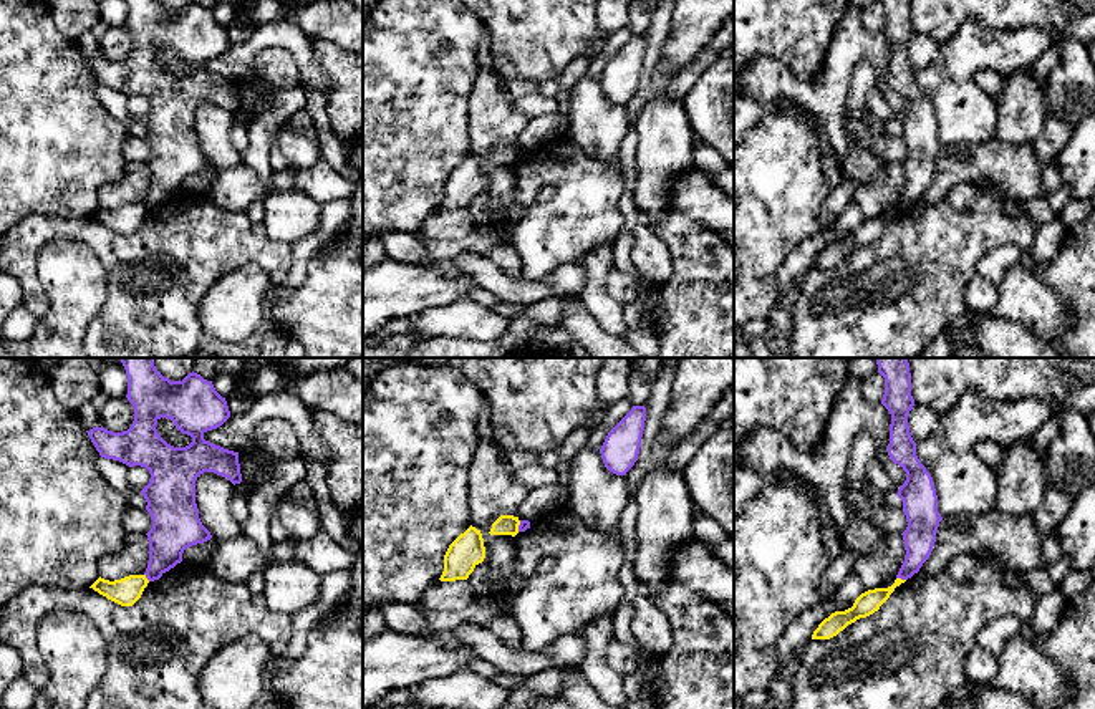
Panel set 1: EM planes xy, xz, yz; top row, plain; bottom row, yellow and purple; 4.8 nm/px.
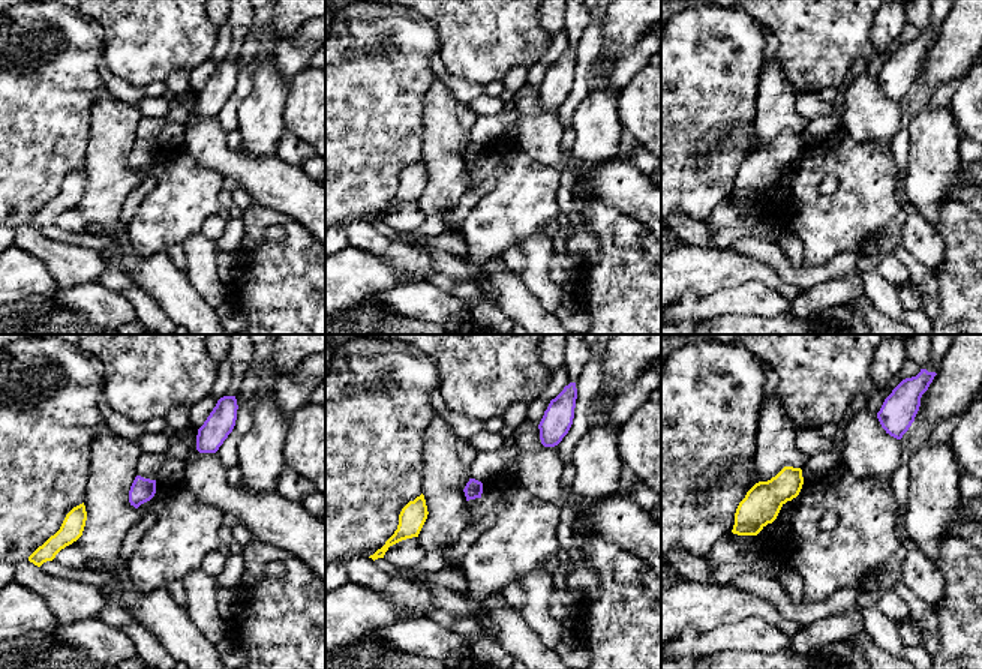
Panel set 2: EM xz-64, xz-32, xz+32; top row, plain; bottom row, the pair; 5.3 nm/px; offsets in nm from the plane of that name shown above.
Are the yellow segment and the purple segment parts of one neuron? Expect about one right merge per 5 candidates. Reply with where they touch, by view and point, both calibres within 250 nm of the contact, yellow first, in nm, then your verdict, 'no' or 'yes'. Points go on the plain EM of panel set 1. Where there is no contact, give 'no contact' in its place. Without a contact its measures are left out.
meets yellow in yz at (900, 207); 110 nm thick on the yellow side, 160 nm on the other; no

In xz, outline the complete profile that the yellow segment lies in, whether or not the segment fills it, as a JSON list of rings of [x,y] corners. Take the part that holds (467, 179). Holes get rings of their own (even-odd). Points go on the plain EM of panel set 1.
[[[469,156],[447,177],[441,210],[467,209],[474,197],[485,187],[480,159]]]

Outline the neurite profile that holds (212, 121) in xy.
[[[204,101],[195,109],[199,147],[217,171],[234,169],[244,162],[230,141],[234,121],[234,113],[214,101]]]

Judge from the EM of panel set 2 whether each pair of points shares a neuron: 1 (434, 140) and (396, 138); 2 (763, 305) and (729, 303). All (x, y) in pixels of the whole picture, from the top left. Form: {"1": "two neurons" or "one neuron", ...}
{"1": "two neurons", "2": "one neuron"}

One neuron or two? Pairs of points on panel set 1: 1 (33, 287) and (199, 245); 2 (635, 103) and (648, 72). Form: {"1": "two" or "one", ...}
{"1": "one", "2": "one"}

